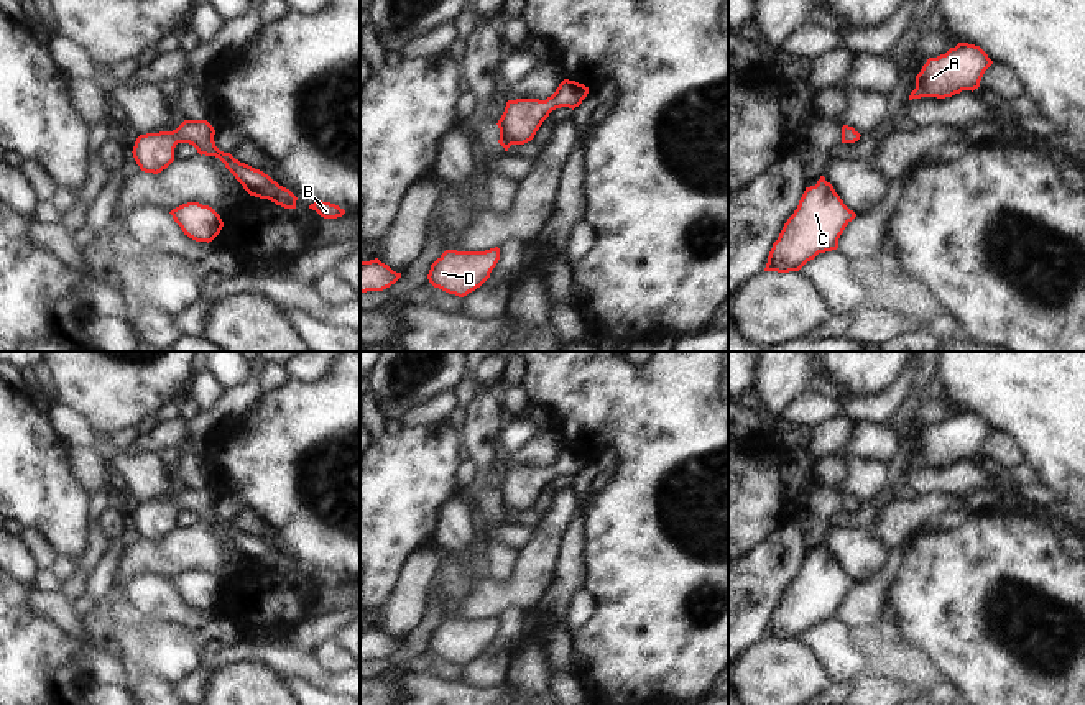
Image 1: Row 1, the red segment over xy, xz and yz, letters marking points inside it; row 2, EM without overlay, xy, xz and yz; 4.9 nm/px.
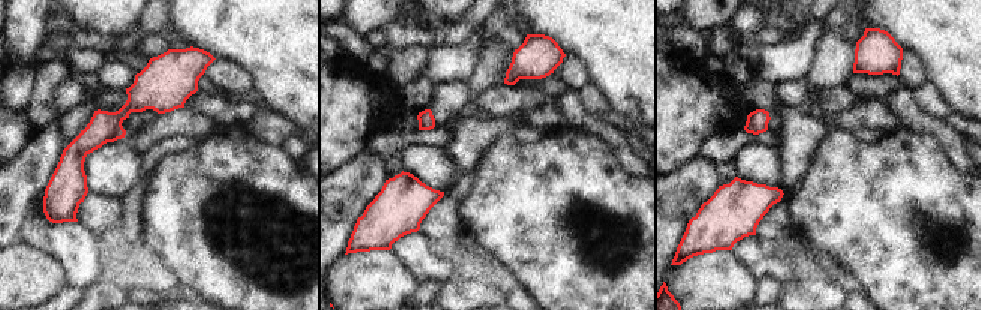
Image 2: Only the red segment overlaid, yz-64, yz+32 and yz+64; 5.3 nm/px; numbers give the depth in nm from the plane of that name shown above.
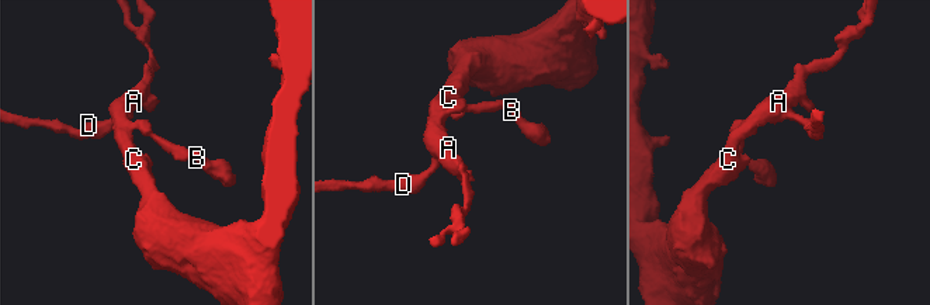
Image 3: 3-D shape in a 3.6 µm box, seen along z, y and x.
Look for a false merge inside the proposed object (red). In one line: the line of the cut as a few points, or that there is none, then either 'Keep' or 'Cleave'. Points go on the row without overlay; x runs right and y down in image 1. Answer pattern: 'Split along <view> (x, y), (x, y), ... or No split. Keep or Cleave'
No split. Keep

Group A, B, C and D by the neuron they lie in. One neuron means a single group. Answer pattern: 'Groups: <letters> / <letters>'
Groups: A B C D

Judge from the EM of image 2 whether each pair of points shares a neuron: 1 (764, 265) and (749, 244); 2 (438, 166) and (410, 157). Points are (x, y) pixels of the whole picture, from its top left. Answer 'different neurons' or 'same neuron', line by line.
1: same neuron
2: same neuron

